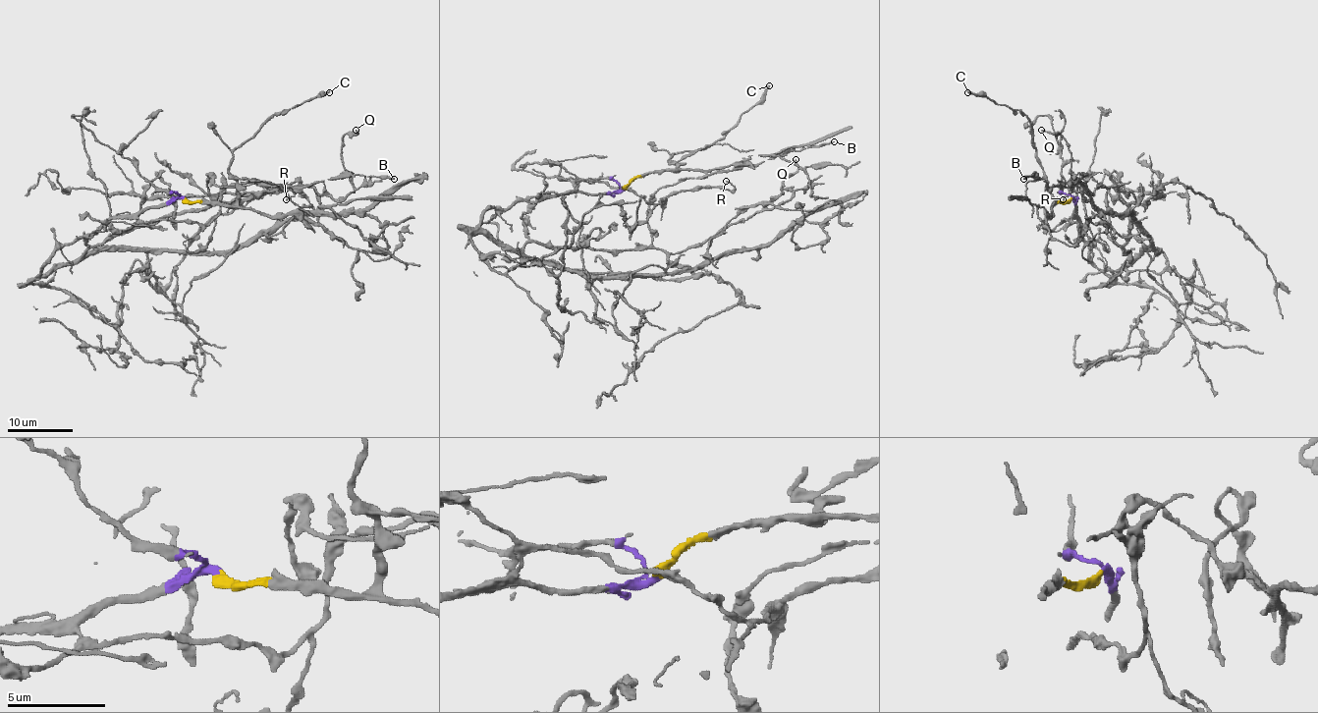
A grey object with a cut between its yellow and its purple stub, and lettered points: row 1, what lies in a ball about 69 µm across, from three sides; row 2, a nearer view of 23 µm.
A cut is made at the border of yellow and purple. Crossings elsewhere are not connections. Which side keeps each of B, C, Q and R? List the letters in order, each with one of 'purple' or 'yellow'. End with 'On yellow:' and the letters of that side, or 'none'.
B: purple
C: yellow
Q: purple
R: purple
On yellow: C

